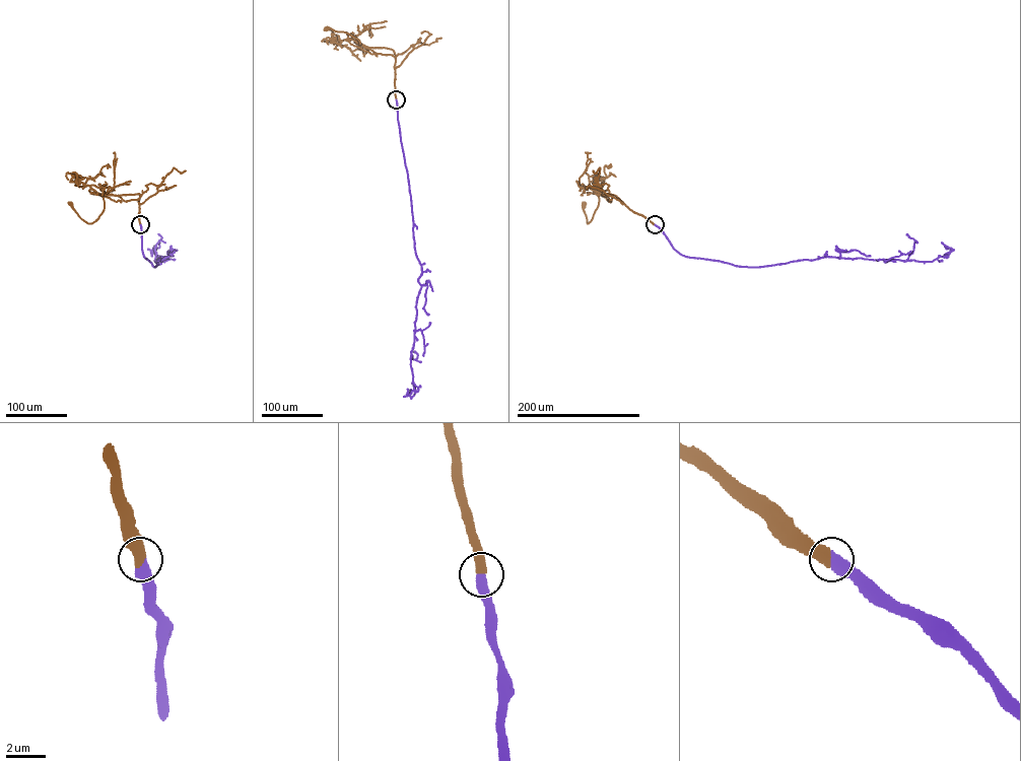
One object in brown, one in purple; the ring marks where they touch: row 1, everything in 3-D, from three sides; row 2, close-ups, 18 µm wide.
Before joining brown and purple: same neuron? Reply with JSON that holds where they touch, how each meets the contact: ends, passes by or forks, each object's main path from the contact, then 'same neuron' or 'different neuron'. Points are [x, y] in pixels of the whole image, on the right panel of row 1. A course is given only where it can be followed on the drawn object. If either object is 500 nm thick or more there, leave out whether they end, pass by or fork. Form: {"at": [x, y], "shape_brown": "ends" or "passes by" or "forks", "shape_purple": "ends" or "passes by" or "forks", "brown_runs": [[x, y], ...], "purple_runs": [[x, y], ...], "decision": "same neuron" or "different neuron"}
{"at": [655, 224], "brown_runs": [[655, 224], [608, 194], [596, 194], [599, 204], [588, 223], [584, 204]], "purple_runs": [[655, 224], [682, 255], [748, 267], [824, 257], [932, 261], [952, 250], [941, 243]], "decision": "same neuron"}

